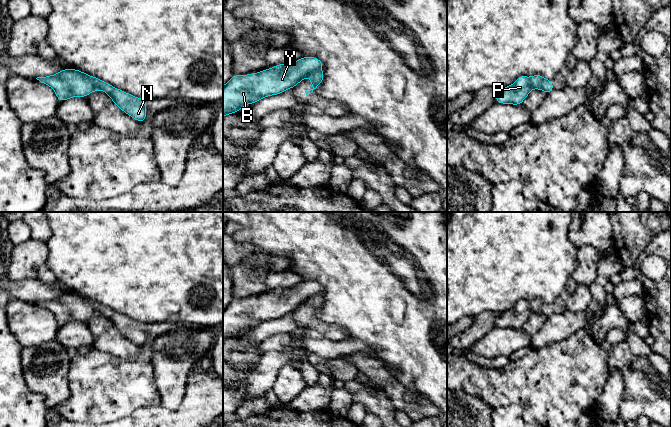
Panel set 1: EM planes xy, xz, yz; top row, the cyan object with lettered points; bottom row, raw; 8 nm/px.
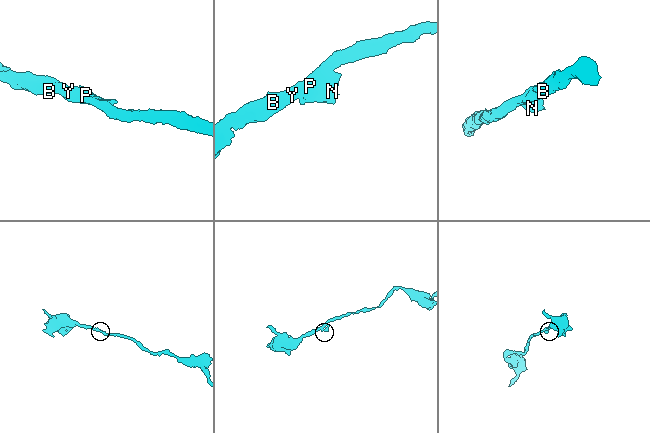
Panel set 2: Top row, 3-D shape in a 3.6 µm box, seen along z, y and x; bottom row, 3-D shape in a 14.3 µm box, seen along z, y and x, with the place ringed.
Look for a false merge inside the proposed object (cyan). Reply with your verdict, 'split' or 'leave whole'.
split

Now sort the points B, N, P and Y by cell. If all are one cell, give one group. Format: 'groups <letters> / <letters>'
groups B P Y / N

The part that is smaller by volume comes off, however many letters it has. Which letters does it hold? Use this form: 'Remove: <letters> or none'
Remove: N

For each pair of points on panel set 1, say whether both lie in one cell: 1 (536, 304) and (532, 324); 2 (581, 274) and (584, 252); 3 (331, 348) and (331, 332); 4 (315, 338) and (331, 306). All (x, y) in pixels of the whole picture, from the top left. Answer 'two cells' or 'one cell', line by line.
1: two cells
2: one cell
3: two cells
4: two cells

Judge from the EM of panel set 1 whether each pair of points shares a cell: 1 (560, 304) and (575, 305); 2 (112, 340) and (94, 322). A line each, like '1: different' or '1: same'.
1: different
2: different

